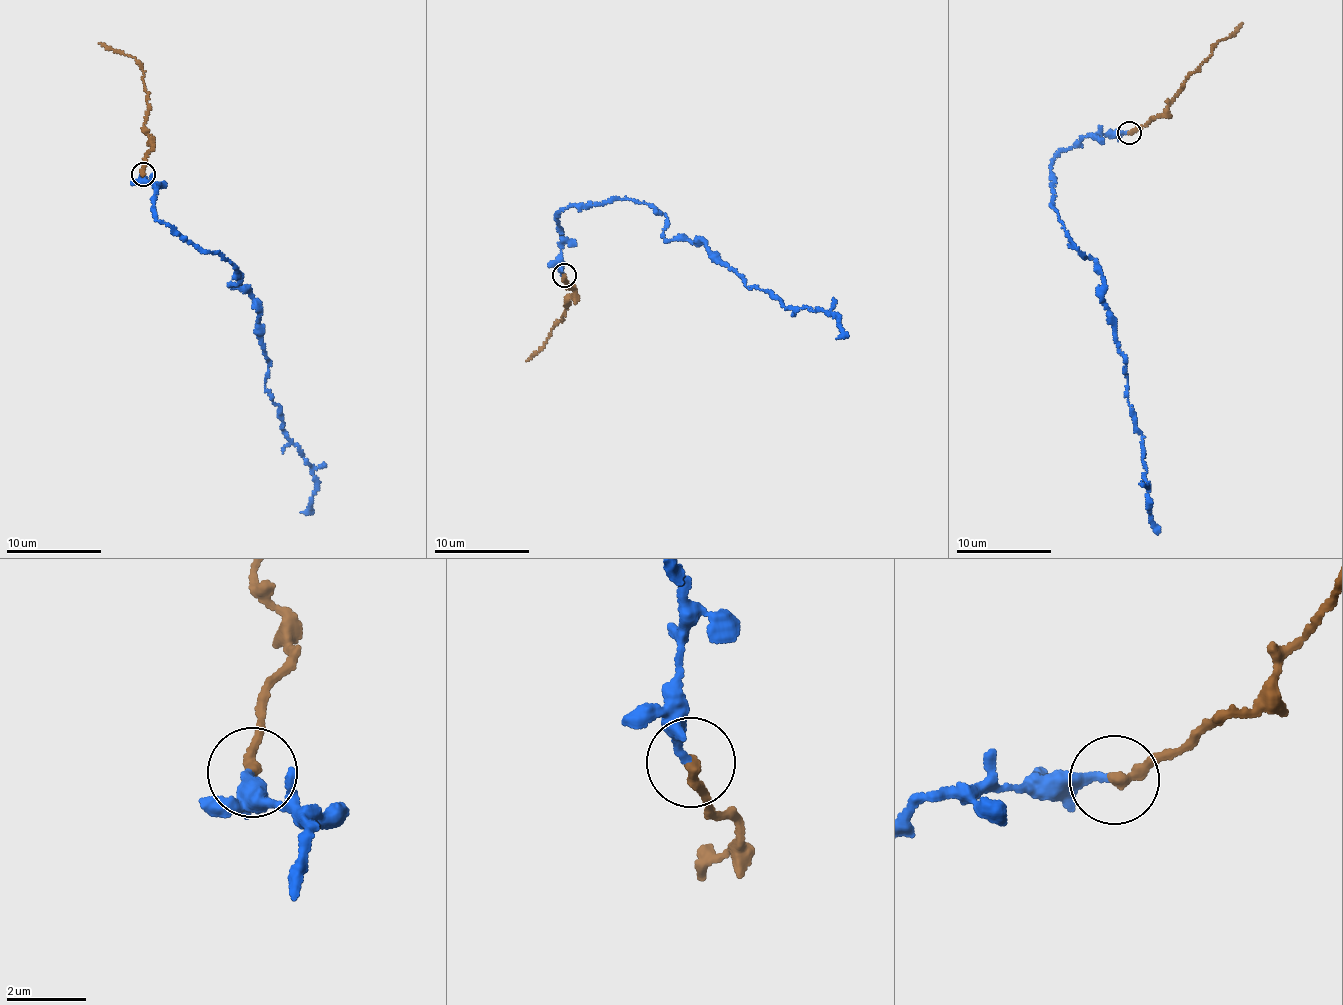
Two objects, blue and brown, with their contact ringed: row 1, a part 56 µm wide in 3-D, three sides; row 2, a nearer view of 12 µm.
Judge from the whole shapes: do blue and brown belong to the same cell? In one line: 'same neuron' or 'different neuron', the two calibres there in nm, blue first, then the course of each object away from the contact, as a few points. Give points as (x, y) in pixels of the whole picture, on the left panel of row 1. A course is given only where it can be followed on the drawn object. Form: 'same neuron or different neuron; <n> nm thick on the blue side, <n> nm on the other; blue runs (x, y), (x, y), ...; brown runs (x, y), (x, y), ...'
same neuron; 240 nm thick on the blue side, 280 nm on the other; blue runs (142, 174), (157, 217), (217, 251), (253, 300), (265, 392), (315, 482), (300, 512); brown runs (142, 174), (151, 146), (144, 126), (148, 107), (142, 68), (132, 57), (98, 43)

